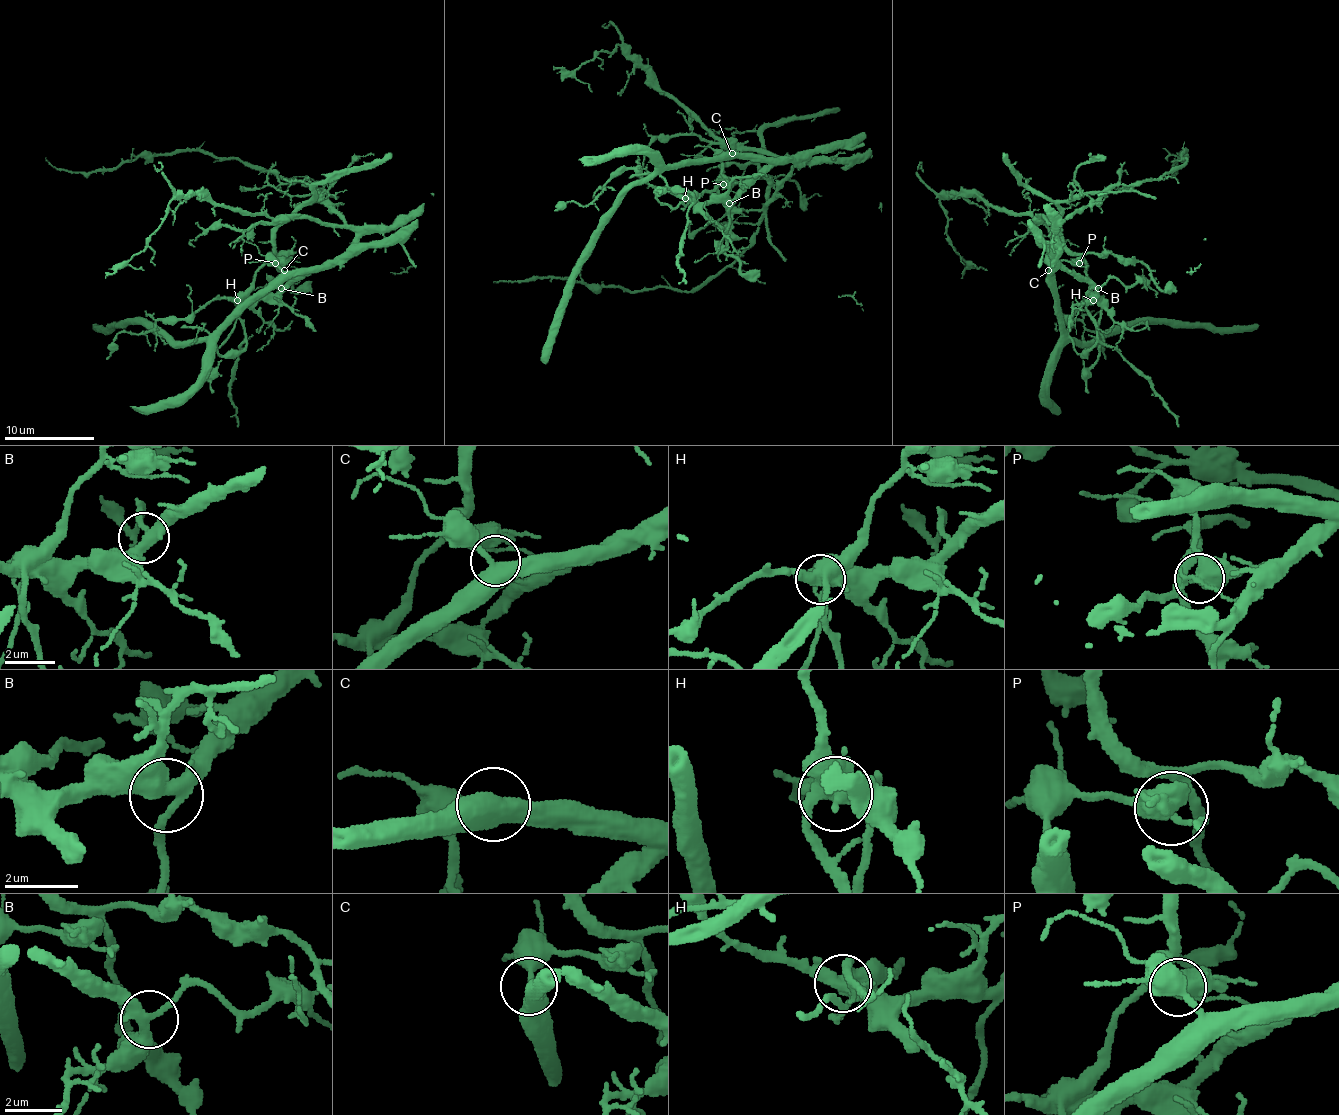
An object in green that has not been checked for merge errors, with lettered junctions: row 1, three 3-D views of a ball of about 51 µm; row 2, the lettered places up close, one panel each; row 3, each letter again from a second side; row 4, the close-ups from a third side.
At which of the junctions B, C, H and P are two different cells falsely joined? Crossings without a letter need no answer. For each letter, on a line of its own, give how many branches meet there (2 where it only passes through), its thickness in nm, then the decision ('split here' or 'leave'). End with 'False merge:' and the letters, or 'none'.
B: branches 3; calibre 360 nm; leave
C: branches 3; calibre 400 nm; leave
H: branches 4; calibre 500 nm; split here
P: branches 4; calibre 440 nm; split here
False merge: H, P

